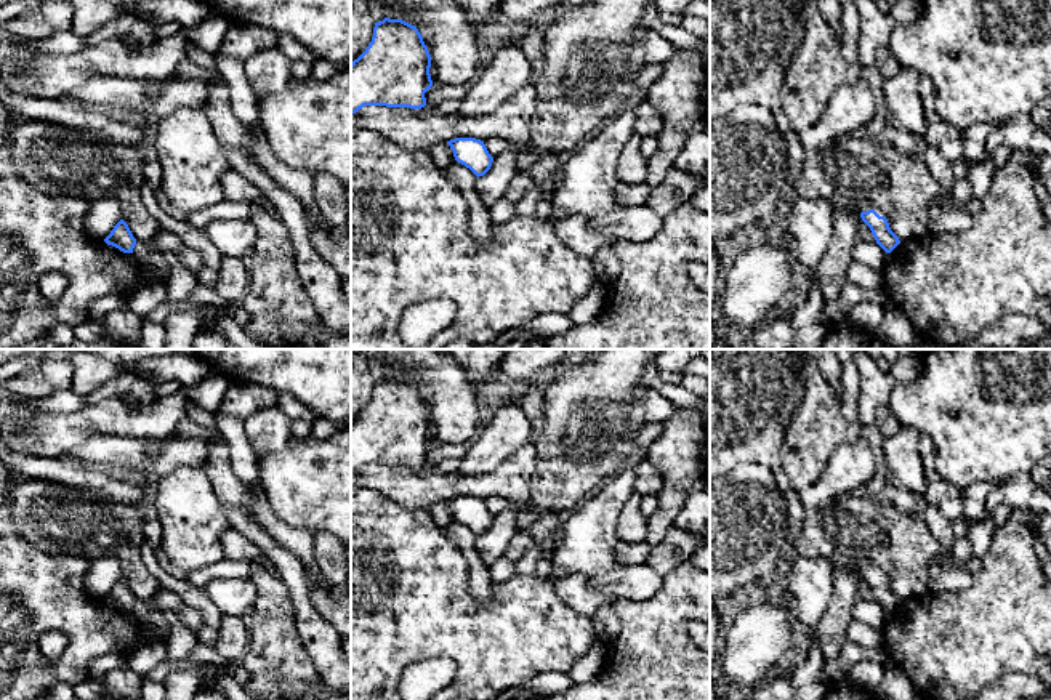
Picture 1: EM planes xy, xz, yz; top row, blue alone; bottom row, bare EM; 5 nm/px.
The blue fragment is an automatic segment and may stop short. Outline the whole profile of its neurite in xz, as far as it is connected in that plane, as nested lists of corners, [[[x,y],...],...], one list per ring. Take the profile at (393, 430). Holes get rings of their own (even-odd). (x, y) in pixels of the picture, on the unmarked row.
[[[402,378],[375,381],[365,410],[351,421],[351,473],[364,465],[426,465],[431,413],[418,388]]]

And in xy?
[[[120,578],[114,585],[111,593],[104,597],[104,601],[107,604],[119,607],[123,612],[133,612],[133,607],[136,604],[136,597],[133,596],[128,583],[123,578]]]

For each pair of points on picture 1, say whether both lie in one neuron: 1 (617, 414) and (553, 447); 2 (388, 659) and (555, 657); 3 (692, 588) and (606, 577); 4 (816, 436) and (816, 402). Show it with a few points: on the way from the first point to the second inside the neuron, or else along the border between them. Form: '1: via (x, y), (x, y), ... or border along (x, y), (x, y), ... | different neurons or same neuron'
1: via (601, 420), (574, 447), (569, 447) | same neuron
2: via (430, 644), (513, 644) | same neuron
3: border along (664, 577), (662, 587), (651, 598), (625, 598) | different neurons
4: via (816, 428), (816, 410) | same neuron

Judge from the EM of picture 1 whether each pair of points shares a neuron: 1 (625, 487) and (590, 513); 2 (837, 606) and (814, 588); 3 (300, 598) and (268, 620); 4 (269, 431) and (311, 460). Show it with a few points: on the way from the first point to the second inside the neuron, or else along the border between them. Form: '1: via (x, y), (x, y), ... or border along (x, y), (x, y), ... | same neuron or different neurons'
1: via (617, 490), (598, 510) | same neuron
2: border along (837, 567), (832, 598), (825, 612), (814, 625) | different neurons
3: border along (274, 574), (289, 591), (295, 630), (302, 639) | different neurons
4: border along (292, 436), (282, 449), (268, 452), (258, 460) | different neurons

